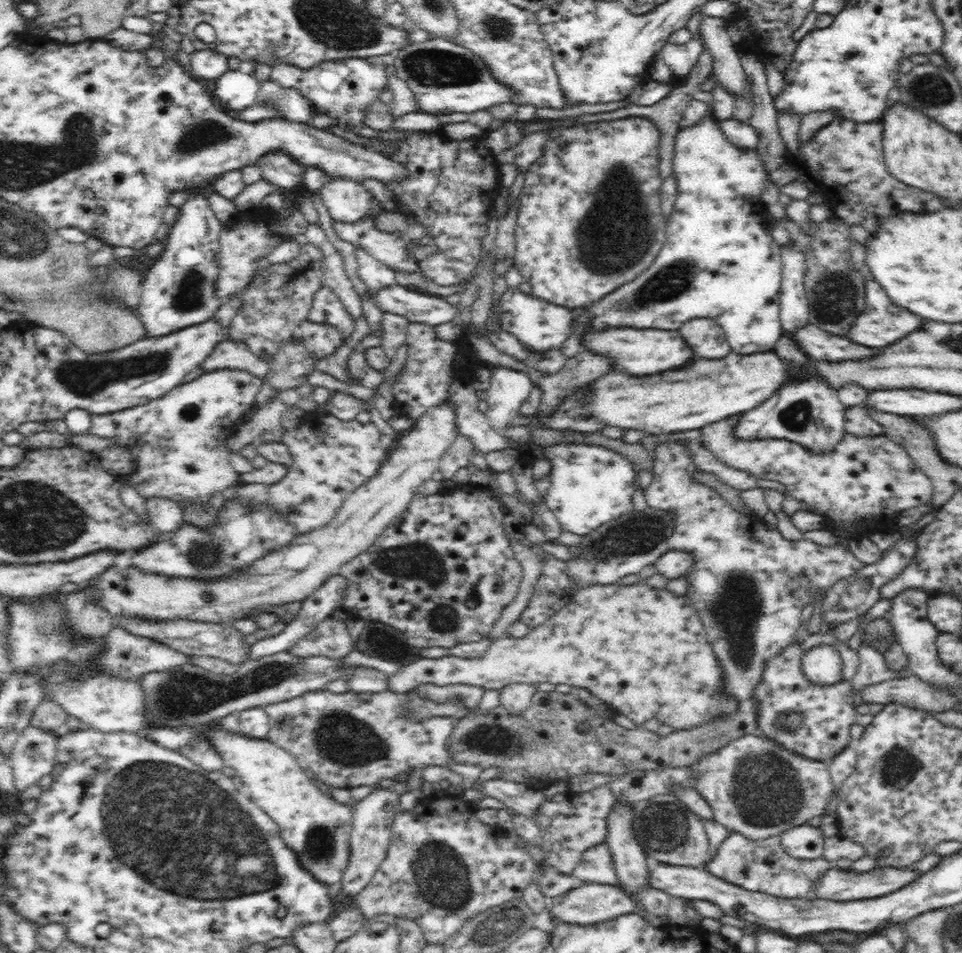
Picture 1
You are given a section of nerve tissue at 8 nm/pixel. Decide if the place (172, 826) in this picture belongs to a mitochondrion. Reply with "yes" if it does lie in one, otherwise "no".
yes

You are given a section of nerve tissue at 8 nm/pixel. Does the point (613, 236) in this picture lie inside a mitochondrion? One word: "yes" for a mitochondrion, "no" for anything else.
yes

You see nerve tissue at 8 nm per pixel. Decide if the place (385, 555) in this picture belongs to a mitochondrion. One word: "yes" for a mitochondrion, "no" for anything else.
yes

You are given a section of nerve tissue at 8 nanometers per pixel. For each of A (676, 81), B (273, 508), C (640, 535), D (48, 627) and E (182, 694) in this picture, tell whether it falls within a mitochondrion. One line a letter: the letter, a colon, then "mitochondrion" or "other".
A: other
B: other
C: mitochondrion
D: mitochondrion
E: mitochondrion

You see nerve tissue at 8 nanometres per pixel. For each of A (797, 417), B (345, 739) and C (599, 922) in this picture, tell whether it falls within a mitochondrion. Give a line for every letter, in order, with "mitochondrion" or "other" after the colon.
A: mitochondrion
B: mitochondrion
C: other

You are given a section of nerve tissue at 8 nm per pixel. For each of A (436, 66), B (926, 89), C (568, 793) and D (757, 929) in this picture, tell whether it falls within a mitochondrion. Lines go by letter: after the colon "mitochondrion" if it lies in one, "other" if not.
A: mitochondrion
B: mitochondrion
C: other
D: other

